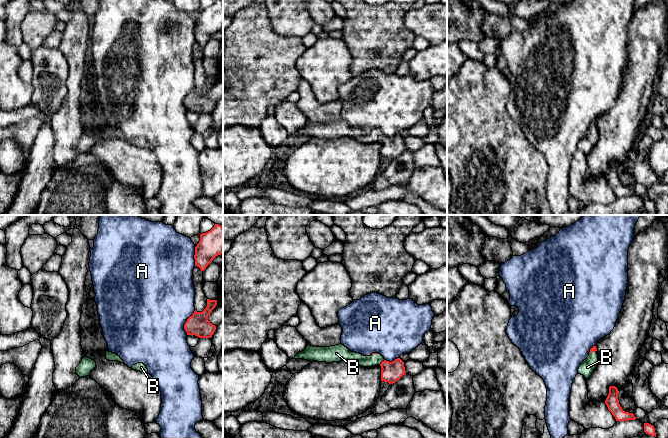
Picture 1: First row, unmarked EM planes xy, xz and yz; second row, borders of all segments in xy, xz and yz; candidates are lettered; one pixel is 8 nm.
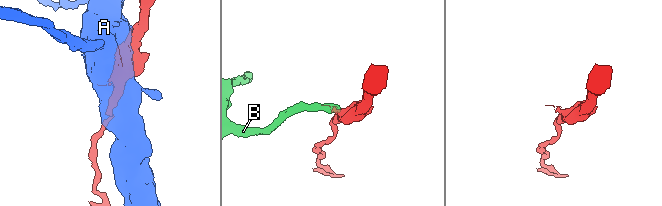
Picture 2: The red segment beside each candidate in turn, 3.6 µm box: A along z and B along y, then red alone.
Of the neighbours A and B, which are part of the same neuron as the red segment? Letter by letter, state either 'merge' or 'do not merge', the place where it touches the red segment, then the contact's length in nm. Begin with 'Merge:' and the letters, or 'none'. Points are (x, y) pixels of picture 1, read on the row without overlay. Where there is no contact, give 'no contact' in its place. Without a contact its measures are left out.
Merge: B
A: do not merge | xy (185, 99) | 220 nm
B: merge | xz (381, 138) | 60 nm

